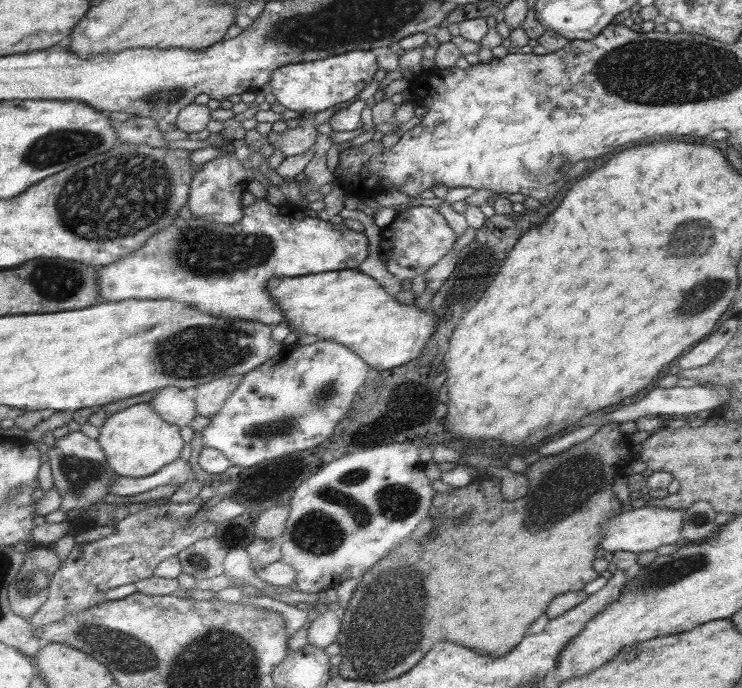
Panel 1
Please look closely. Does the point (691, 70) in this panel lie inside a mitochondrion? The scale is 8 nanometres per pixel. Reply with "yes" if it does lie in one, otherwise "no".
yes

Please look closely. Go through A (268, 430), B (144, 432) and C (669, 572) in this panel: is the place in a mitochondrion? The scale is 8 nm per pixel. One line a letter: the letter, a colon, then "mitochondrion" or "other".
A: mitochondrion
B: other
C: mitochondrion

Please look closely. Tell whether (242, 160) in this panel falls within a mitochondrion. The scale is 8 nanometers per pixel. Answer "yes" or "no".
no

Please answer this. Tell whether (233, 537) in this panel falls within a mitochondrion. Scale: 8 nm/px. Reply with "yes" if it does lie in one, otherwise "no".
no

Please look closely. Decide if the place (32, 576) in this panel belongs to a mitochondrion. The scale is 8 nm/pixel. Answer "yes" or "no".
yes

